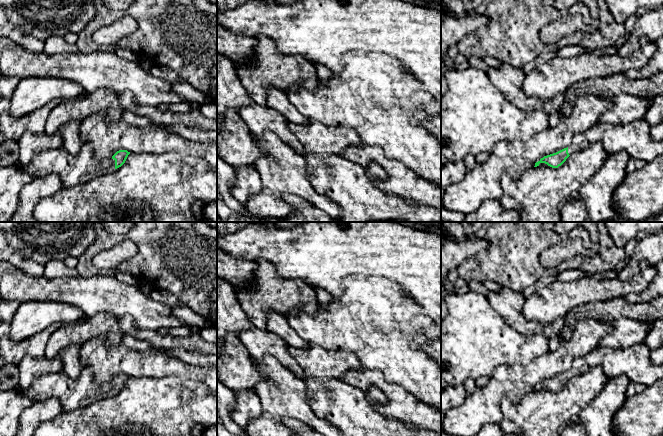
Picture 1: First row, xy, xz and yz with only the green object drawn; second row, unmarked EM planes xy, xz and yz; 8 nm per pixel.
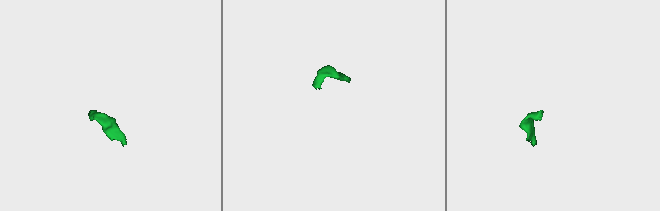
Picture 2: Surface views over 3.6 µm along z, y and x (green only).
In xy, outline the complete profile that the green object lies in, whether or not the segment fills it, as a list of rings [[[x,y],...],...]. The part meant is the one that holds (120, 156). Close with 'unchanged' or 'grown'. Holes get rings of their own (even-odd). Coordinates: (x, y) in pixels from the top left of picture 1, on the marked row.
[[[83,145],[76,154],[70,154],[63,148],[50,149],[40,153],[28,165],[22,166],[22,170],[28,172],[33,179],[56,174],[61,179],[61,188],[68,189],[78,185],[84,185],[96,177],[113,172],[125,163],[129,154],[130,152],[127,150],[119,150],[111,158],[97,162],[89,145]]] | grown

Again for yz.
[[[644,119],[626,125],[597,123],[588,130],[575,134],[569,147],[544,156],[534,167],[545,163],[558,168],[571,154],[588,148],[594,142],[600,142],[608,154],[627,151],[630,158],[650,163],[663,154],[663,139],[653,140],[650,130],[651,126]]] | grown

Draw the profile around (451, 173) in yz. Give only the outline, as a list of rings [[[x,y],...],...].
[[[449,162],[441,165],[441,208],[443,208],[444,193],[447,186],[461,181],[467,172],[463,162]]]

